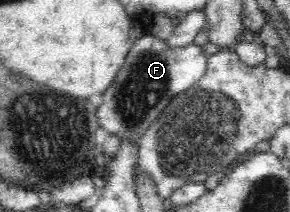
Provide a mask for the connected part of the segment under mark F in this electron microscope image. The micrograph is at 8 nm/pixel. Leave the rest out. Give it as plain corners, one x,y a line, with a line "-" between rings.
150,33
141,36
130,48
124,66
120,68
120,76
116,76
114,84
102,94
98,124
120,140
133,138
139,146
142,134
160,116
160,108
164,108
164,104
168,104
177,93
184,92
200,80
206,72
208,57
202,47
194,43
174,48

